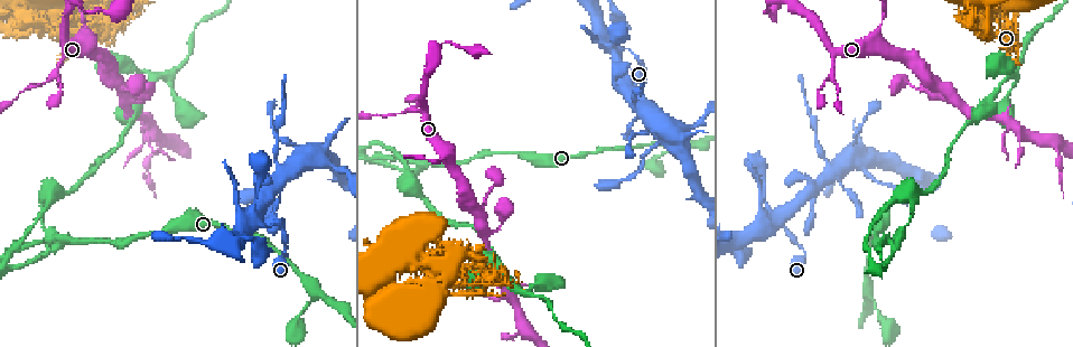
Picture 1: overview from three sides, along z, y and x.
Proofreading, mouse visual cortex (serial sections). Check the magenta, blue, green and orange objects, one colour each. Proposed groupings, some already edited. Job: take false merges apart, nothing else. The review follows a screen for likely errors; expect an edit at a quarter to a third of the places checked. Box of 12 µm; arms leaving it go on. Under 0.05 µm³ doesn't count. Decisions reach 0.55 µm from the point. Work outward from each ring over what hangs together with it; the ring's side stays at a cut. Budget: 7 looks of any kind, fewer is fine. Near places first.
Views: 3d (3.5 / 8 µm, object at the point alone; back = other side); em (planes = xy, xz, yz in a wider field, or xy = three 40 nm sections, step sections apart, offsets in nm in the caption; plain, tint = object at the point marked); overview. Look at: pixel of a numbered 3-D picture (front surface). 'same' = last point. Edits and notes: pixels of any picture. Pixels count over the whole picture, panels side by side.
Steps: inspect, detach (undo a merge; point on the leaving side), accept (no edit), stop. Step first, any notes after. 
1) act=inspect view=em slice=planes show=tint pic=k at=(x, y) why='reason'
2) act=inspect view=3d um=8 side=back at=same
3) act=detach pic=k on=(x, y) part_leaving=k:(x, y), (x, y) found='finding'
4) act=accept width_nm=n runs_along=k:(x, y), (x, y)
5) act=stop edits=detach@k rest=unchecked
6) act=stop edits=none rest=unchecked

act=inspect view=3d um=3.5 side=back pic=1 at=(619, 50) why='thin arm on a thick one'

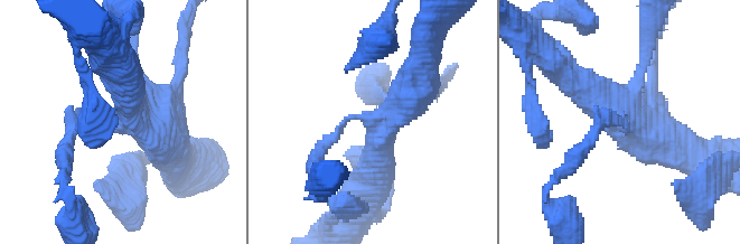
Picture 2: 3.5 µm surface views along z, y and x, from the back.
act=inspect view=em slice=xy step=5 show=tint pic=2 at=(374, 123) why='now the EM'

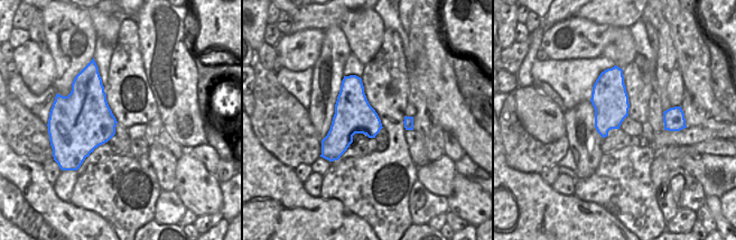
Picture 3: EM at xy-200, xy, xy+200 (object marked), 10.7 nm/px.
act=accept runs_along=2:(73, 130), (131, 113), (124, 75) found='one cell here'

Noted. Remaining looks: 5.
act=inspect view=em slice=xy step=3 show=tint pic=1 at=(632, 124) why='thin neck'

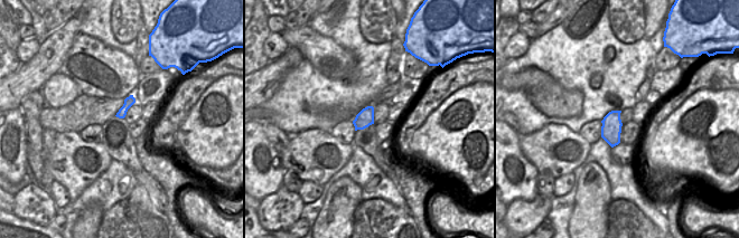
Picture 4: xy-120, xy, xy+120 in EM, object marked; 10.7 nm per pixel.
act=inspect view=3d um=3.5 at=same why='see where the arms go'

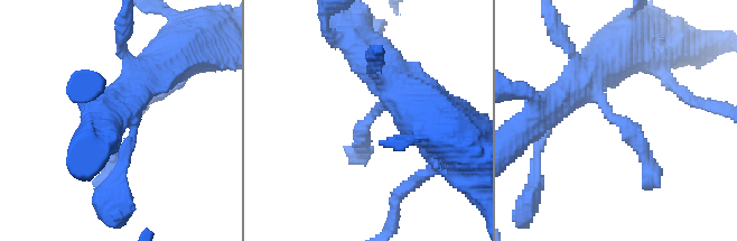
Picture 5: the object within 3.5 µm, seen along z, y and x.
act=accept width_nm=190 runs_along=5:(571, 89), (582, 79), (652, 175) found='continuous, no second cell'

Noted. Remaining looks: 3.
act=inspect view=3d um=3.5 pic=1 at=(896, 248) why='four arms meet'

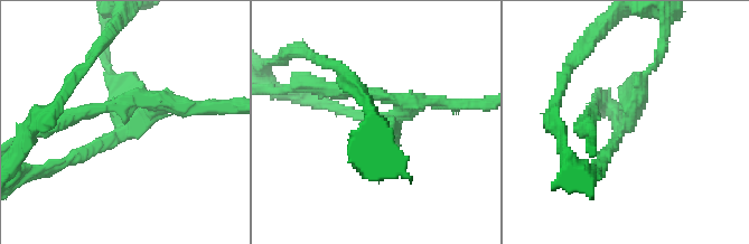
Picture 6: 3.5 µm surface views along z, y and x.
act=inspect view=em slice=xy step=3 show=tint pic=6 at=(621, 122) arms=4 arm_widths_nm=150,150,150,250 why='shape alone is not enough'

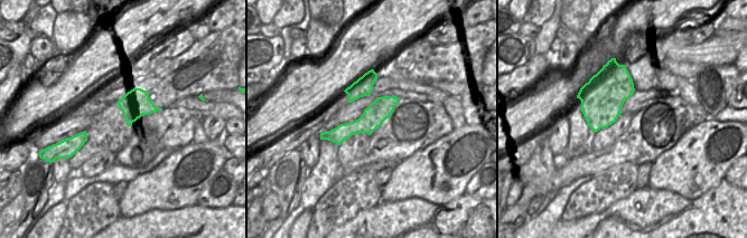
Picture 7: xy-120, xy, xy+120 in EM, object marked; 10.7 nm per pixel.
act=detach pic=6 on=(636, 91) width_nm=240 part_leaving=6:(627, 121), (667, 33) found='two cells meet here'

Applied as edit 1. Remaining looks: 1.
act=stop edits=detach@6 rest=unchecked

